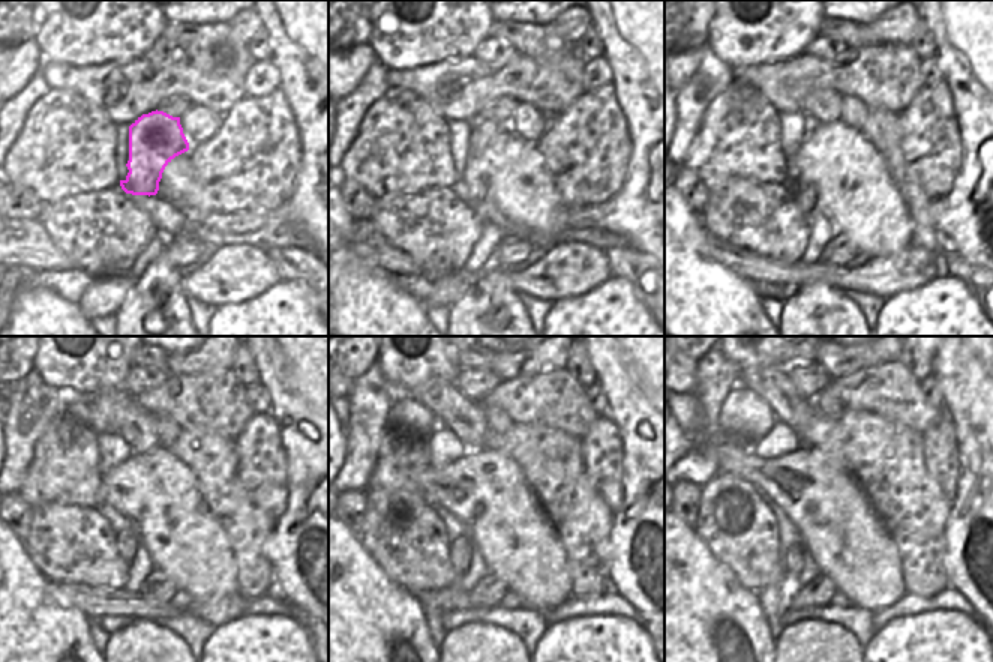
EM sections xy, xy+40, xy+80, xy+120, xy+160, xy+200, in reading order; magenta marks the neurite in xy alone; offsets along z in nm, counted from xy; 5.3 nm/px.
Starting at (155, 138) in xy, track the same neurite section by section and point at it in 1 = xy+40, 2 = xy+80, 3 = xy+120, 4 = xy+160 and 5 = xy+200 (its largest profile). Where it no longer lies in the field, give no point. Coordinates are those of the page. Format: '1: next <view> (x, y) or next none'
1: next xy+40 (474, 185)
2: next xy+80 (804, 194)
3: next xy+120 (128, 541)
4: next xy+160 (461, 548)
5: next xy+200 (794, 556)

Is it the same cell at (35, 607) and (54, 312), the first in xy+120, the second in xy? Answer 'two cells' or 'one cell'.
one cell

